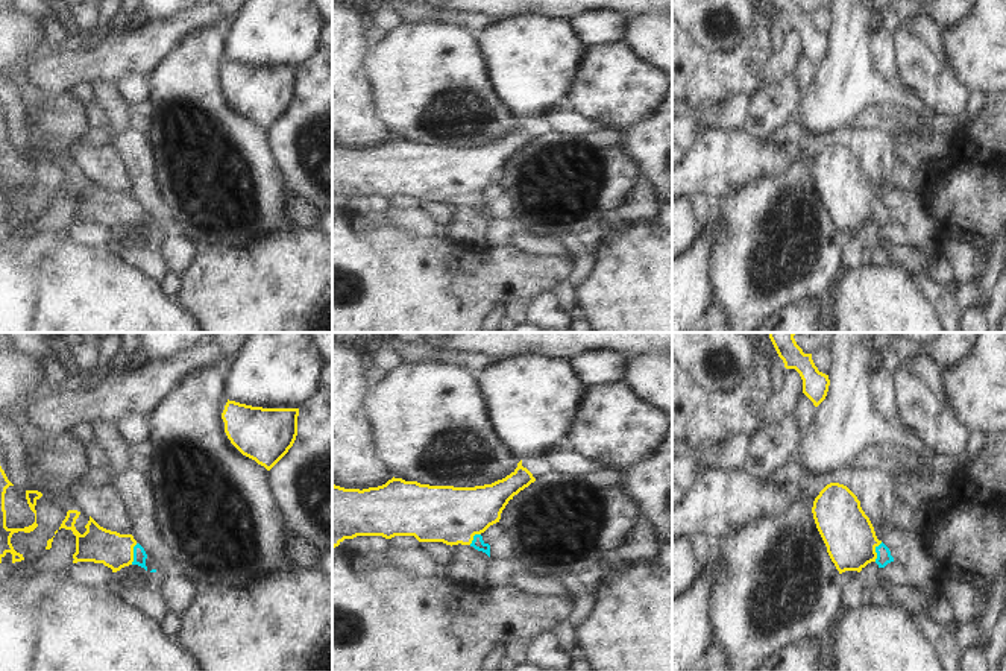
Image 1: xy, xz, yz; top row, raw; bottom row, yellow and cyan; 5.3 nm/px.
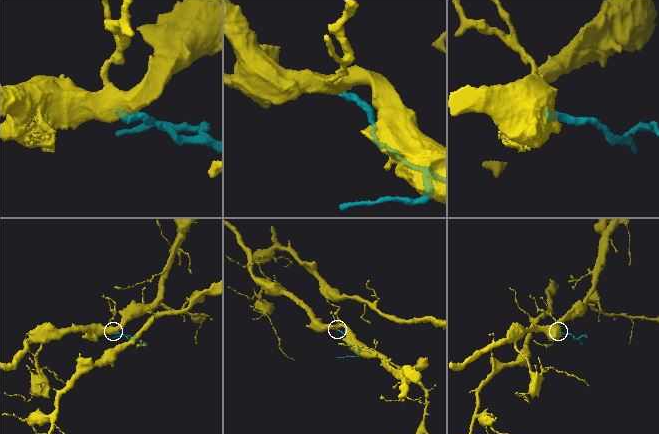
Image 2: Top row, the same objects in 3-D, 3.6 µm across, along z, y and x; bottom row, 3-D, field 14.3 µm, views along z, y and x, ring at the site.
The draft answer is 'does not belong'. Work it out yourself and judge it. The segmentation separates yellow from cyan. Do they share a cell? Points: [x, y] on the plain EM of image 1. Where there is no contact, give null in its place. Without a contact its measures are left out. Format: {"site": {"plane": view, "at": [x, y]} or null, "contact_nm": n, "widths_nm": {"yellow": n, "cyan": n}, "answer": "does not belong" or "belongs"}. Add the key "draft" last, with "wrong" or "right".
{"site": {"plane": "xy", "at": [132, 214]}, "contact_nm": 120, "widths_nm": {"yellow": 190, "cyan": 70}, "answer": "belongs", "draft": "wrong"}

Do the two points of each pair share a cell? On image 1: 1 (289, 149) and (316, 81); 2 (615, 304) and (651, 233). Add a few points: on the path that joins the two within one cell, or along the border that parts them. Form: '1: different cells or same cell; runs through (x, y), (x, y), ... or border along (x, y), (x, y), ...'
1: same cell; runs through (293, 132), (316, 107), (316, 97)
2: same cell; runs through (633, 286), (650, 269), (650, 251)

